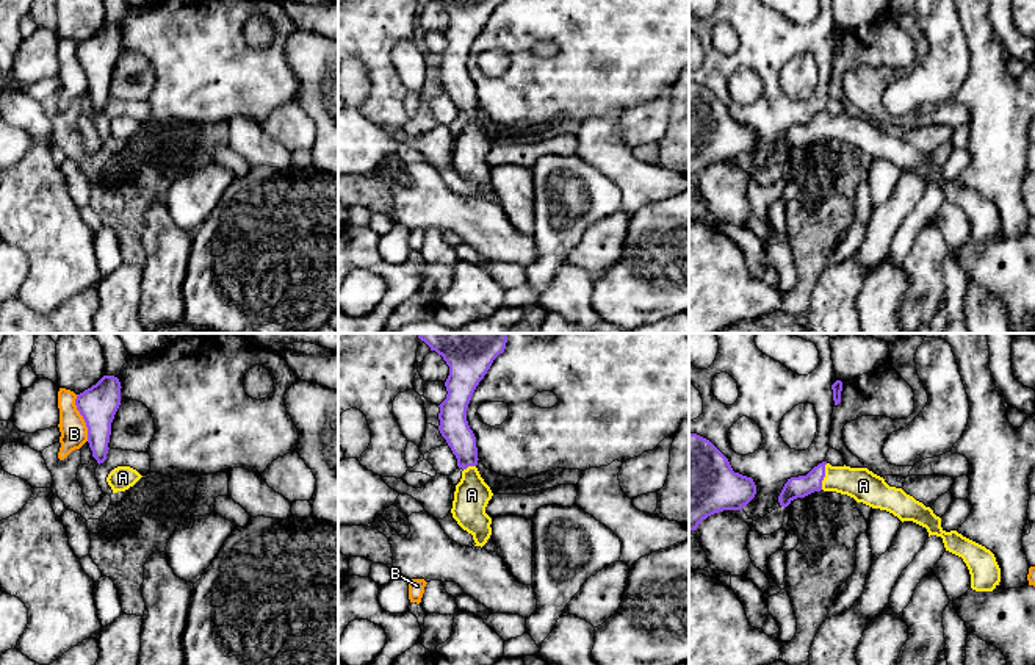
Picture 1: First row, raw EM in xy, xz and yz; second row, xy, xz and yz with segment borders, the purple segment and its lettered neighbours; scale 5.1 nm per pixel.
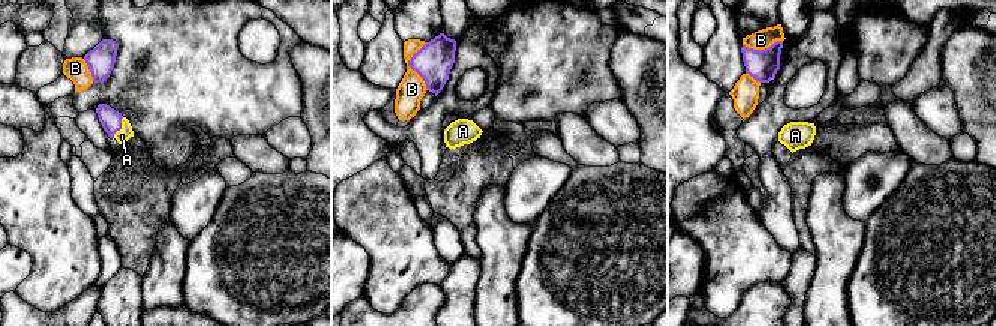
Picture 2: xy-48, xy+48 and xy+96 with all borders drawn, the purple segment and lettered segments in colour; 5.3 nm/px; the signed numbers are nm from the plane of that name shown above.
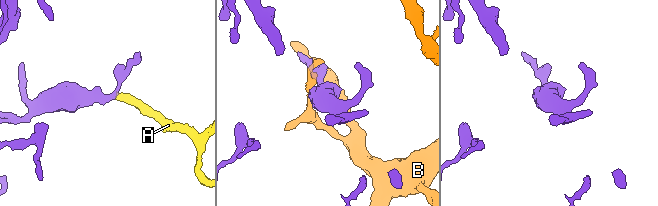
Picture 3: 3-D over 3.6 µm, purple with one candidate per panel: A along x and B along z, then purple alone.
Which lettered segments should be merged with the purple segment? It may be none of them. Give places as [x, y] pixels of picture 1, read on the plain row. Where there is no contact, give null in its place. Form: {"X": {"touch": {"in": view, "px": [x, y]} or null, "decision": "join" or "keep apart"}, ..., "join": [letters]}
{"A": {"touch": {"in": "yz", "px": [824, 125]}, "decision": "join"}, "B": {"touch": {"in": "xy", "px": [83, 68]}, "decision": "keep apart"}, "join": ["A"]}

